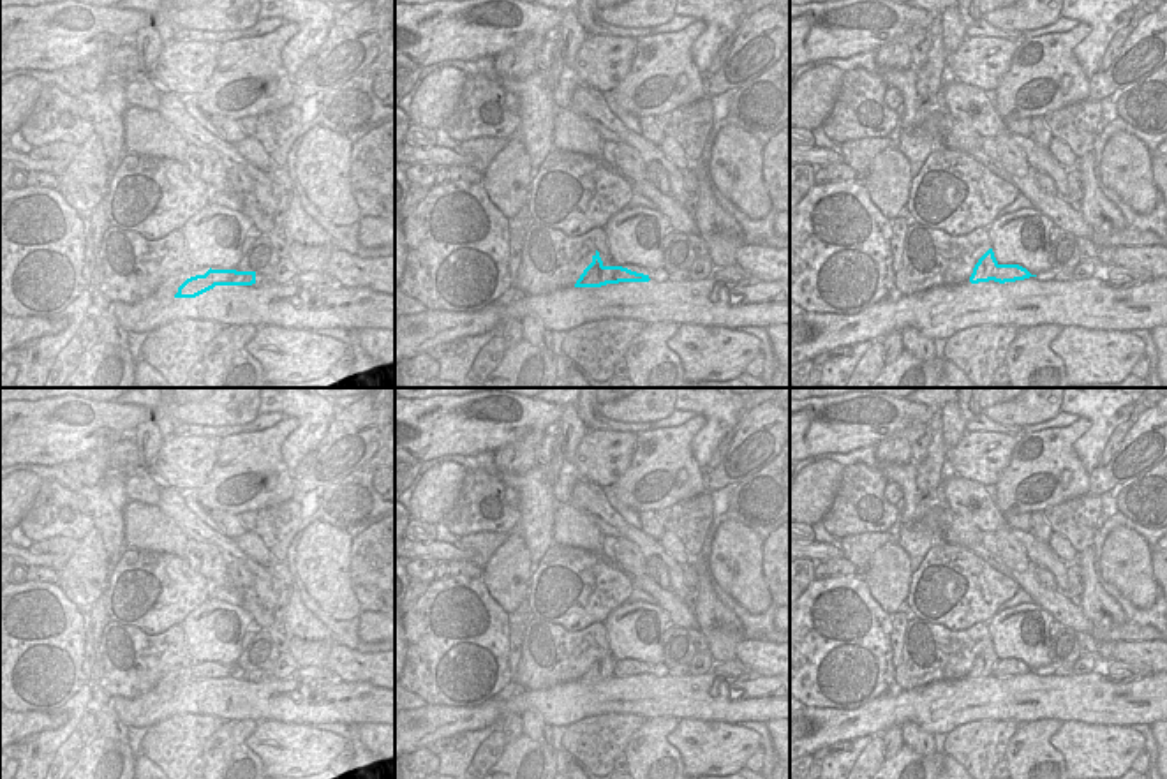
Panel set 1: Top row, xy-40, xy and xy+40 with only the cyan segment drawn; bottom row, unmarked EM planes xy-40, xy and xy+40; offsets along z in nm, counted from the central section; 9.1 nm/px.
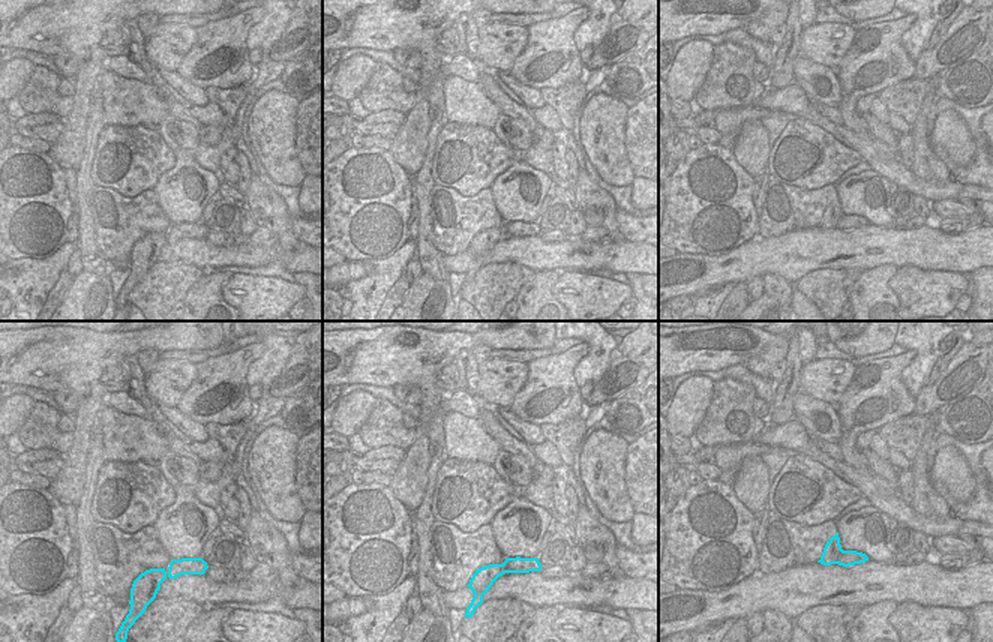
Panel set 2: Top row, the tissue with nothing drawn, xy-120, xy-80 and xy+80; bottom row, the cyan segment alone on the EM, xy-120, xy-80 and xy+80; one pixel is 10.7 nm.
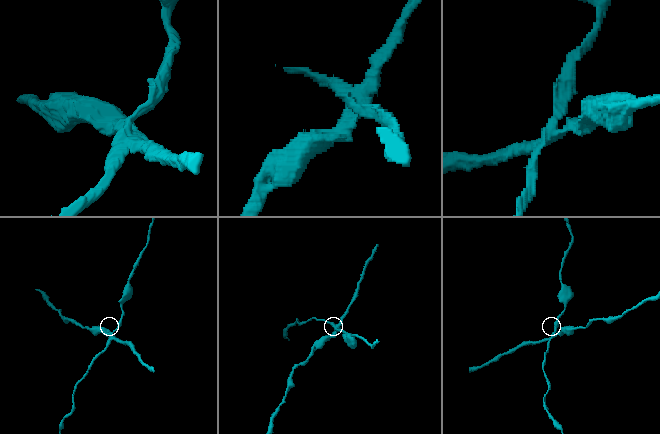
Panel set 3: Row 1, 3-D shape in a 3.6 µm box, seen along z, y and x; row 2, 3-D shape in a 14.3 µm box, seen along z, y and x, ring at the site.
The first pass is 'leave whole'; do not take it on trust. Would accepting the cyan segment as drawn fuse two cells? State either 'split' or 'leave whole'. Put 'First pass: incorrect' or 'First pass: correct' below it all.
split
First pass: incorrect

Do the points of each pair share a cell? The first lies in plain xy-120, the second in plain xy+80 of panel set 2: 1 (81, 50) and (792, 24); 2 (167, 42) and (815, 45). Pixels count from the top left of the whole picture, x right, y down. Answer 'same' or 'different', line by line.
1: different
2: same

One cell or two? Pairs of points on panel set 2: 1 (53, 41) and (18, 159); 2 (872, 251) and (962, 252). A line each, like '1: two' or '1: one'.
1: two
2: one

